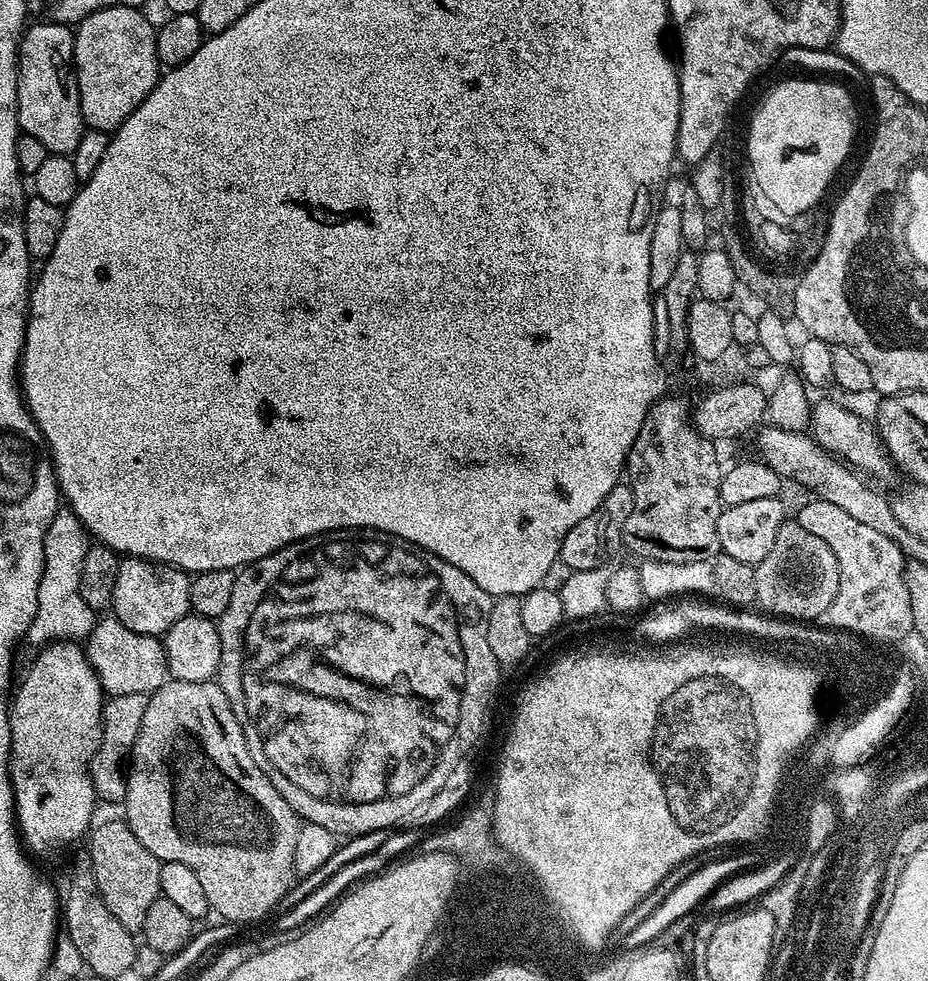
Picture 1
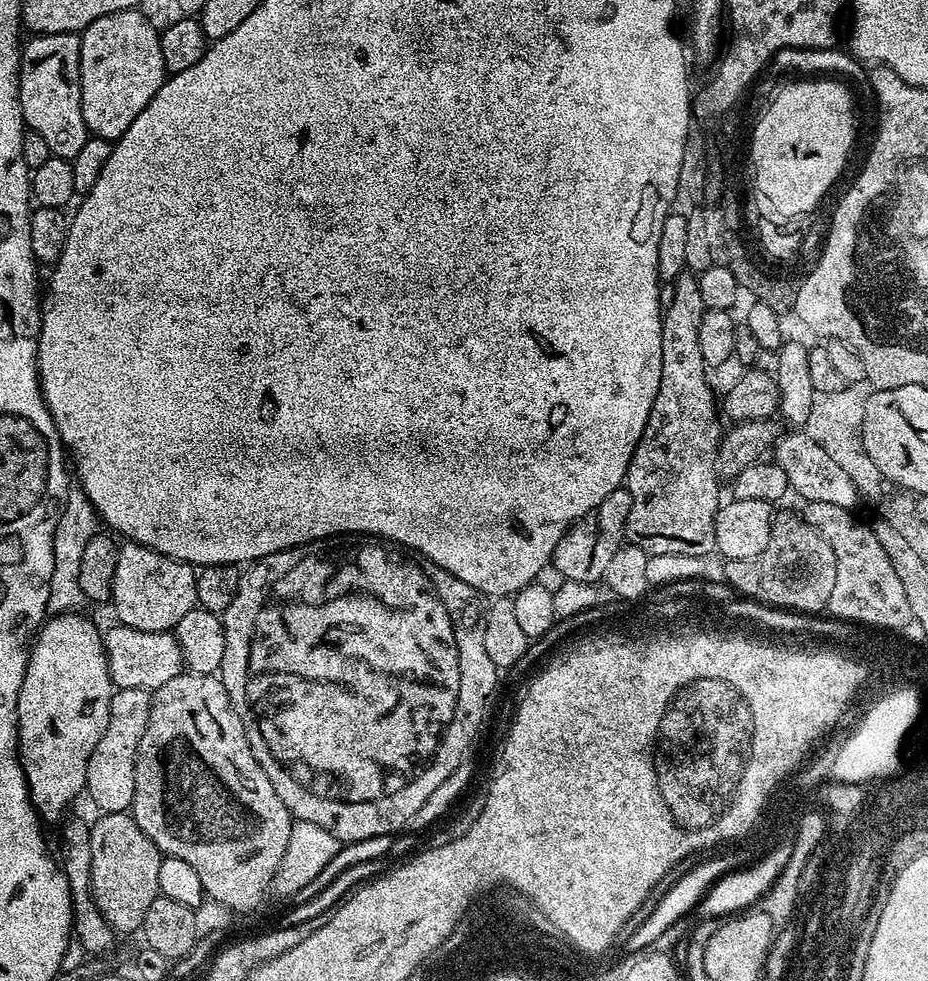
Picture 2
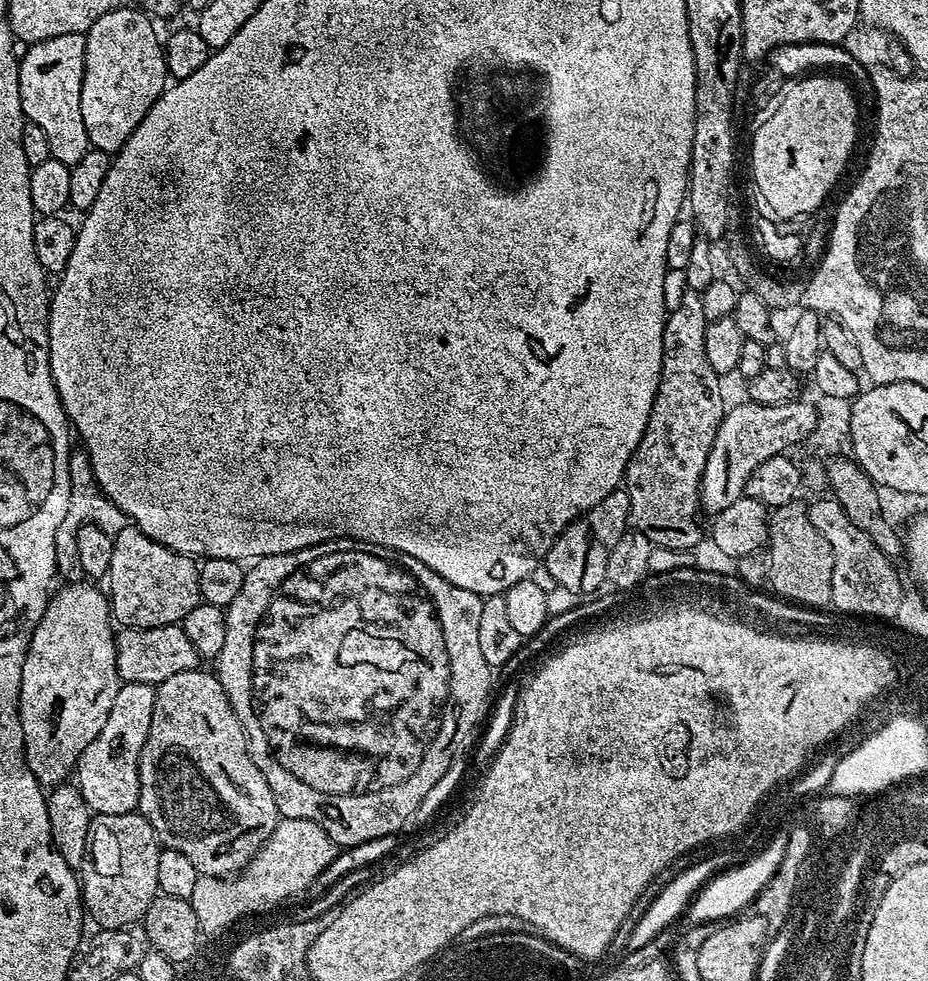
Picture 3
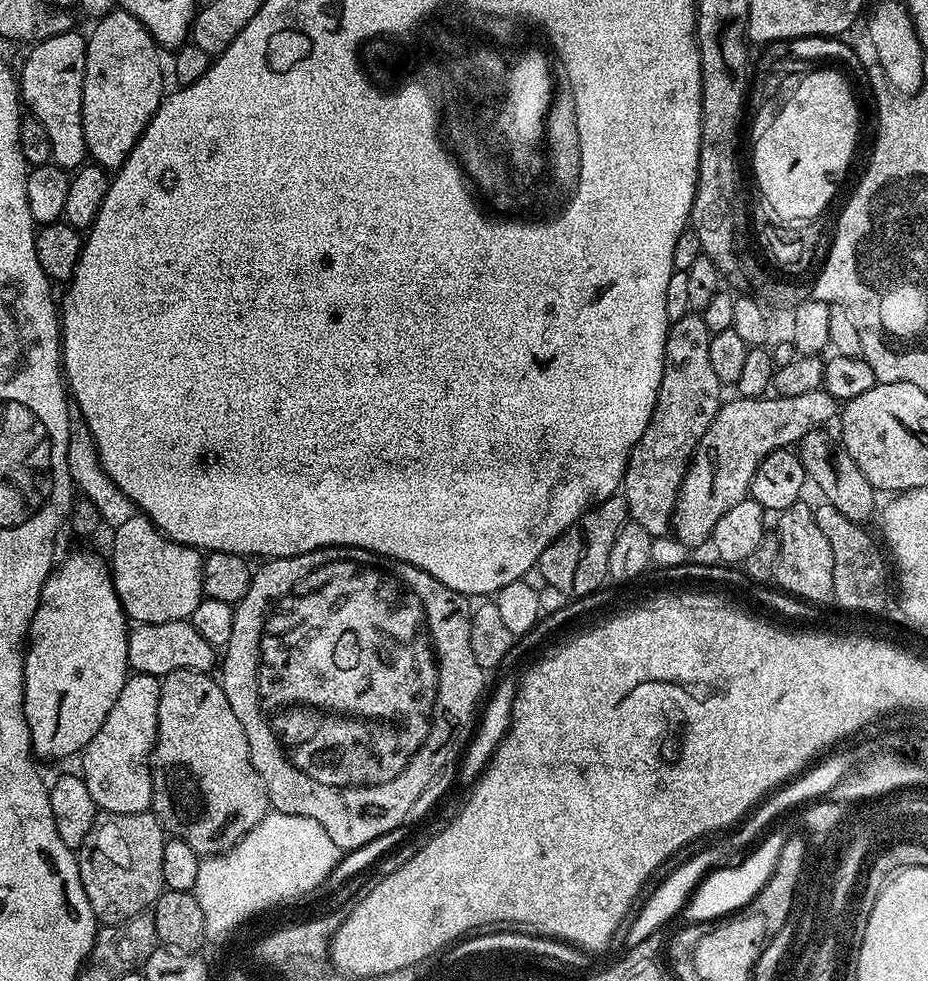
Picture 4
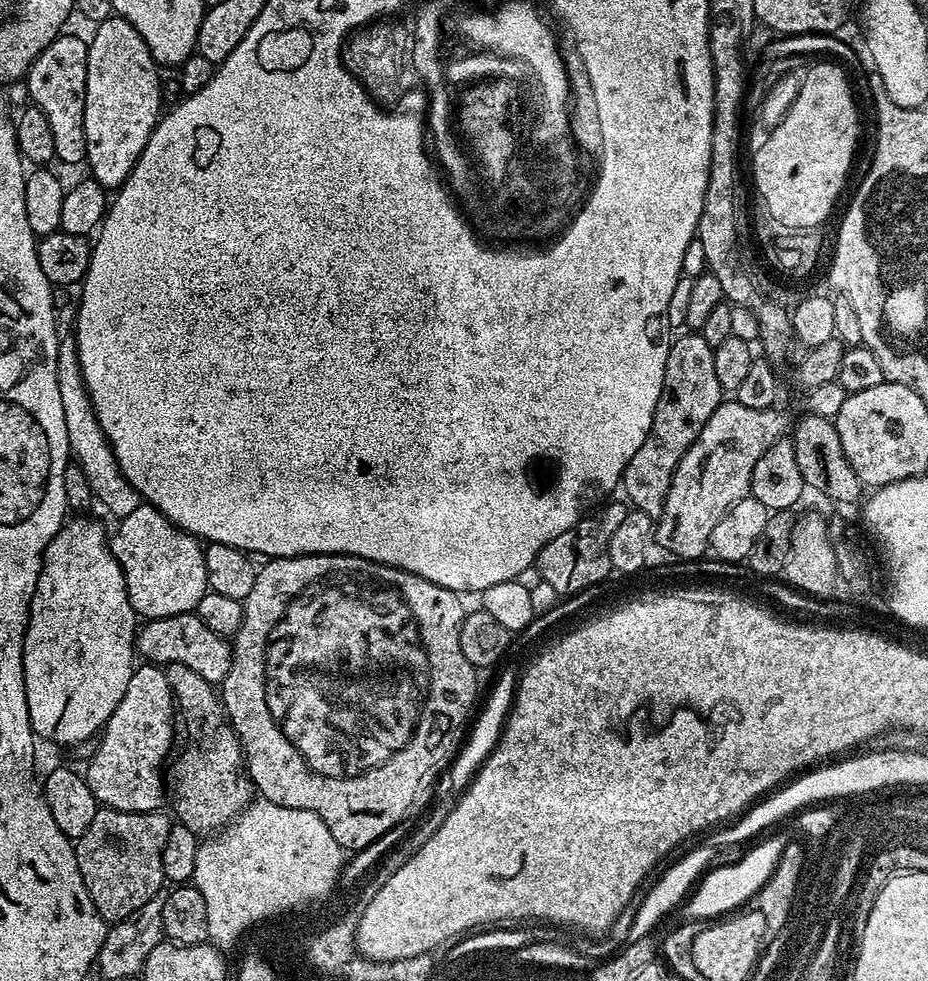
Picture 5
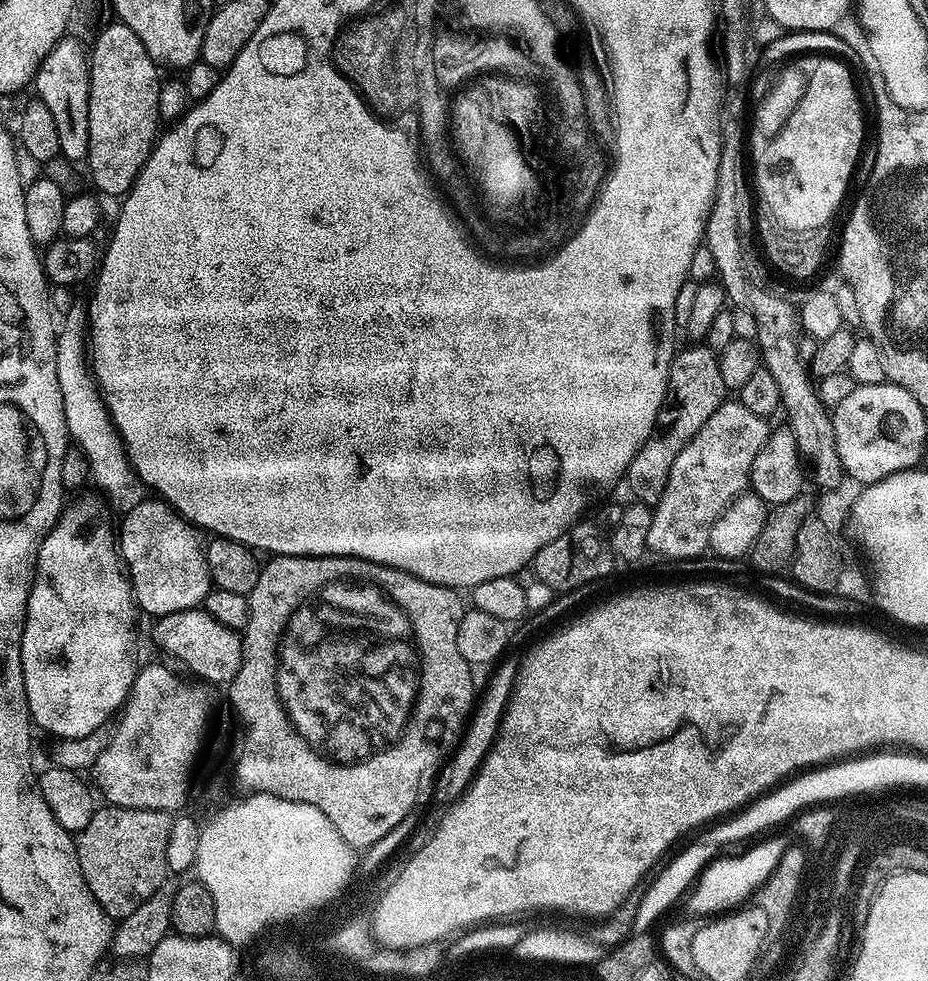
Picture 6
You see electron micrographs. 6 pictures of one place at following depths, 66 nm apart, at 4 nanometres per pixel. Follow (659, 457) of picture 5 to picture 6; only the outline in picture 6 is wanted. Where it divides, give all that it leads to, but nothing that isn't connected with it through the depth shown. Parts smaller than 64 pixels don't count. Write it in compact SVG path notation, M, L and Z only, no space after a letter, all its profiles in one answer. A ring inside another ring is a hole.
M707 346L688 347L692 348L681 347L672 358L672 365L668 368L666 394L662 406L658 410L654 430L650 434L650 438L646 438L646 442L638 450L638 454L634 454L634 462L630 462L628 467L626 485L628 484L629 490L633 492L632 496L637 501L651 506L655 506L662 498L662 490L666 490L666 482L670 478L670 466L674 466L678 454L682 454L686 442L690 442L690 438L694 438L694 434L698 434L698 430L702 430L702 426L706 426L706 418L710 418L710 414L714 414L714 410L718 410L718 406L725 403L726 400L726 389L722 382L722 370L717 353Z

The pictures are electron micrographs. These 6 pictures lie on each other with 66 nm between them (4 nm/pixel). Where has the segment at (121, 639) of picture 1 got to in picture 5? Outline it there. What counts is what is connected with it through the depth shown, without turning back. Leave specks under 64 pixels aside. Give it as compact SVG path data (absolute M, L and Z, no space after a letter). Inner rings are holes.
M195 612L147 621L136 633L136 646L139 655L144 656L145 661L157 666L182 663L215 686L223 684L226 674L230 674L231 643L225 637L216 634L214 630L210 630L210 626L206 626L206 622L202 622L202 618Z

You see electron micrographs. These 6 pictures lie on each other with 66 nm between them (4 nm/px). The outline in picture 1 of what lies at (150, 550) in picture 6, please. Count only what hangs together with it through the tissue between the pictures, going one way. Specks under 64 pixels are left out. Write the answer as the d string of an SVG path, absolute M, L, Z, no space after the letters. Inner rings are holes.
M137 556L121 559L118 566L118 582L114 582L114 602L110 612L122 626L138 634L163 637L164 633L178 622L178 618L189 615L190 602L189 573L170 564L160 564L157 560L143 560Z

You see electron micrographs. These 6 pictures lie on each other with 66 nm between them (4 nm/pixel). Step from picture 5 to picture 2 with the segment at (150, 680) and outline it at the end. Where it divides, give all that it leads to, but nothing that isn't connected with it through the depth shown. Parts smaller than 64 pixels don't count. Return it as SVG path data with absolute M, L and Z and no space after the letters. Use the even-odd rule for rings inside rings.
M116 688L113 691L106 734L102 734L102 738L98 738L98 746L94 746L94 750L90 754L90 762L86 766L86 782L84 783L86 796L92 799L94 807L100 808L101 813L128 812L131 809L134 798L136 755L142 734L145 733L149 721L152 695L152 692L146 690L130 690L129 688Z

